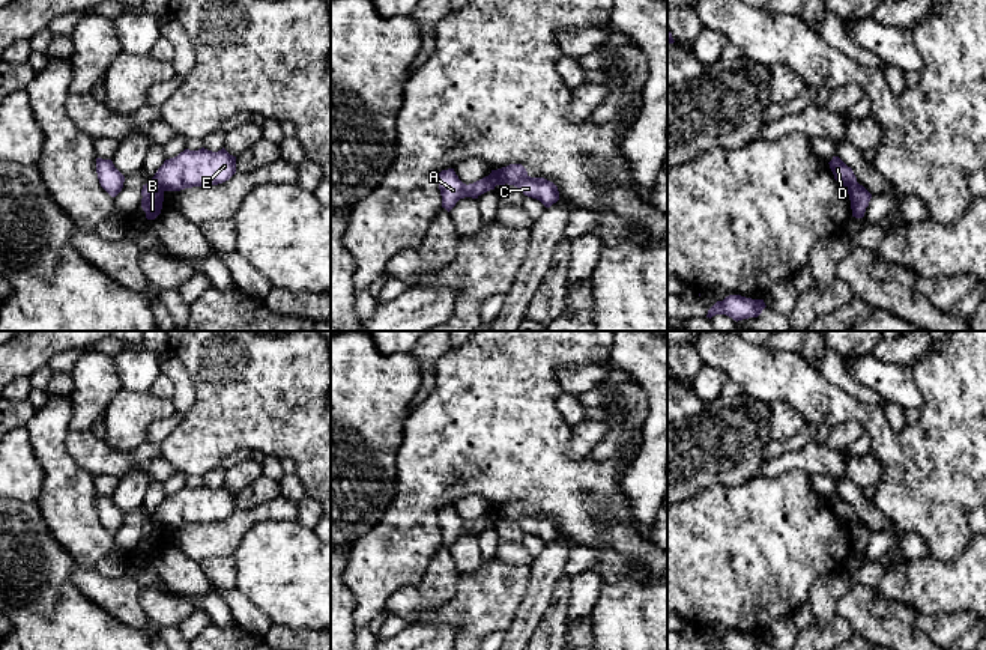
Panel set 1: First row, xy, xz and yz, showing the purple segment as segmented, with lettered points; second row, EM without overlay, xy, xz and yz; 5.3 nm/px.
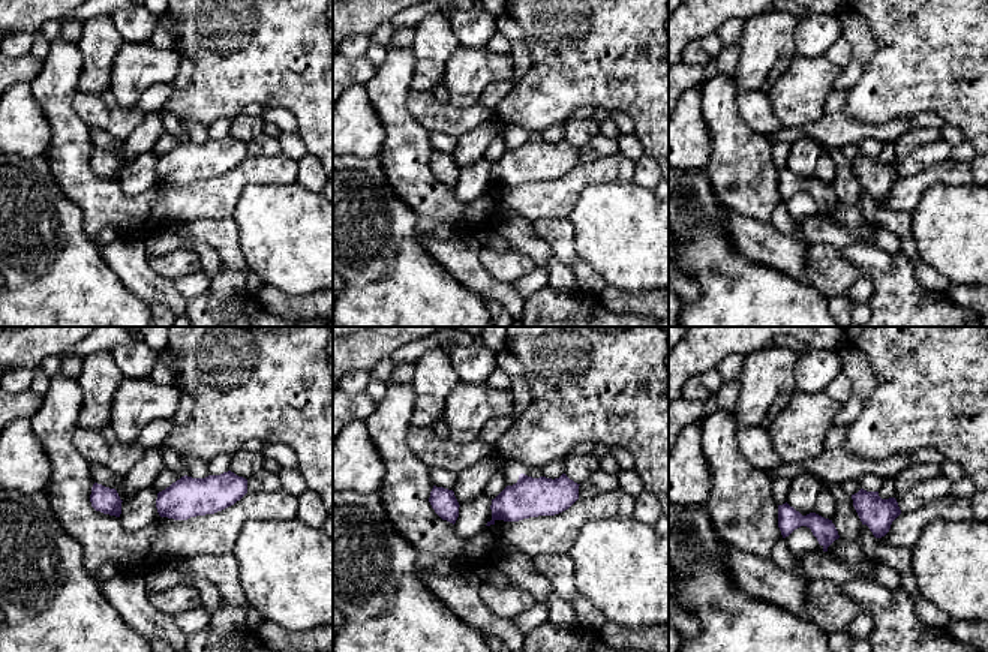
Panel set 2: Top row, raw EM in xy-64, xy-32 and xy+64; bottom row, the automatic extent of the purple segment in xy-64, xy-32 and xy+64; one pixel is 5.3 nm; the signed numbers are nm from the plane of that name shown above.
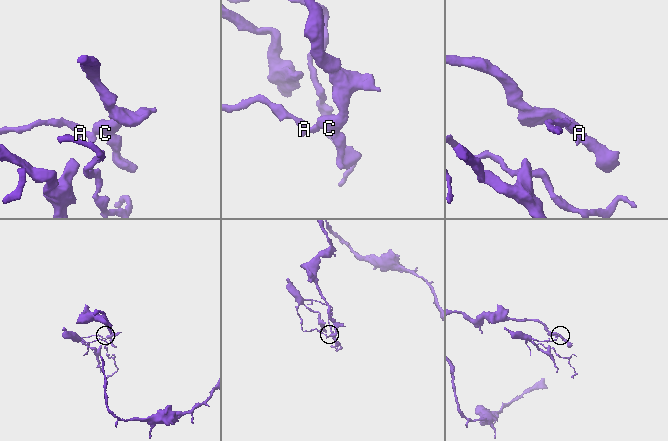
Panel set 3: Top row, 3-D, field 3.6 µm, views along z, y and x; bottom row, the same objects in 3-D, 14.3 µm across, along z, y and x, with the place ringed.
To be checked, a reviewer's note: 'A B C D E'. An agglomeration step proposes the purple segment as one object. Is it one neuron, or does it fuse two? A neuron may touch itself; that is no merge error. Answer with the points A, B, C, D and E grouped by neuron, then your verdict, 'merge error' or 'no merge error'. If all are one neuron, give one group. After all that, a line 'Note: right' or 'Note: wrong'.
A B / C D E | merge error
Note: wrong

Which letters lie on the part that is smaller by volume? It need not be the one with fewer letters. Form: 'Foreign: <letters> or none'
Foreign: A, B

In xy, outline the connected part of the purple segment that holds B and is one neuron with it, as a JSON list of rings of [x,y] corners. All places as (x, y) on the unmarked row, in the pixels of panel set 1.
[[[149,519],[143,522],[141,533],[141,545],[146,549],[146,555],[155,557],[162,546],[164,528],[153,519]]]

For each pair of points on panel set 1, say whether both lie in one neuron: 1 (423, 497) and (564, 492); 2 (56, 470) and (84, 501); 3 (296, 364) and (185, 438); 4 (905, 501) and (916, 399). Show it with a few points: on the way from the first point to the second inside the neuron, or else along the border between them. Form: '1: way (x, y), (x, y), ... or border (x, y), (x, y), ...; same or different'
1: way (457, 488), (466, 488), (471, 483), (529, 483); same
2: way (63, 477), (77, 494); same
3: way (269, 373), (212, 429); same
4: border (913, 372), (913, 379), (923, 397), (922, 410); different

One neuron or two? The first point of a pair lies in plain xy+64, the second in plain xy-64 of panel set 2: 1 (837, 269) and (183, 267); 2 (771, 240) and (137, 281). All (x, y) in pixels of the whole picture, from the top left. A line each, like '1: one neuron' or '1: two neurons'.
1: one neuron
2: one neuron

